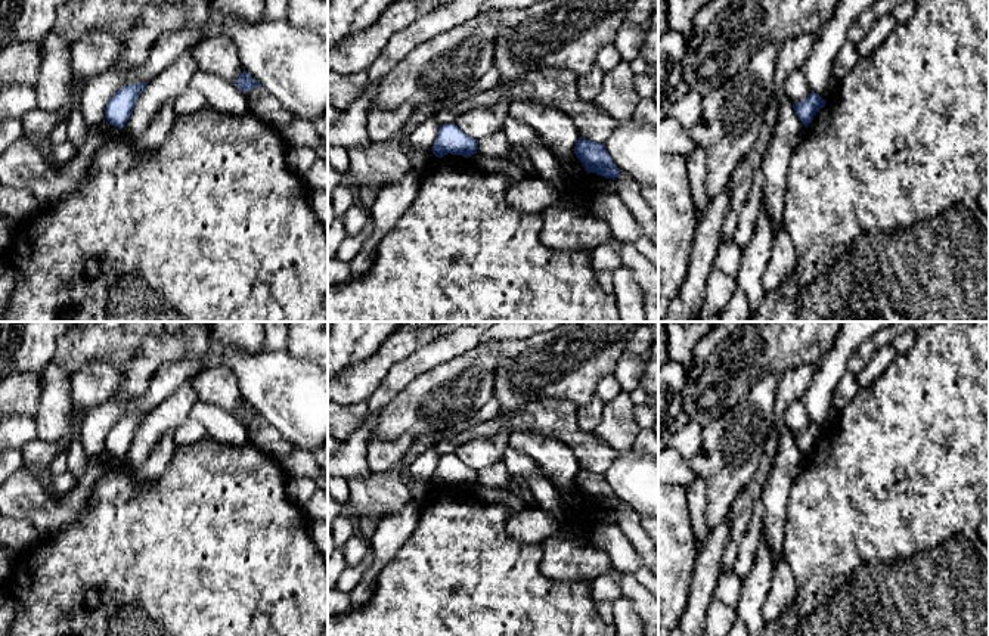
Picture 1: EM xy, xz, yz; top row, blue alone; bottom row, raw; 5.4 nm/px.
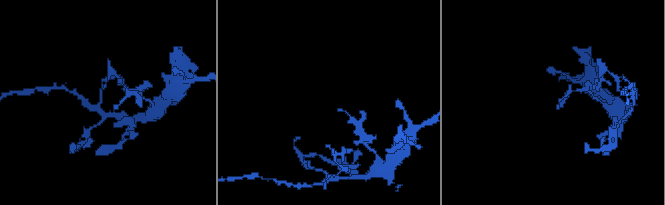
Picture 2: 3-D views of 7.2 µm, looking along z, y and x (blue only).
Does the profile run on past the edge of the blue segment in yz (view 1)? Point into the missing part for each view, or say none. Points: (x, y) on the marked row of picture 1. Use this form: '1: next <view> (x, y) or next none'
1: next none

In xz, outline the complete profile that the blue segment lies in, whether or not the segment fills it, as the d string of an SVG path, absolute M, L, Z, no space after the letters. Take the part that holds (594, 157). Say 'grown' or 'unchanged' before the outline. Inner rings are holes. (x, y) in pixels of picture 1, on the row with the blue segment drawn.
unchanged | M579 137L574 153L585 170L605 179L616 180L620 176L618 168L610 158L604 145Z

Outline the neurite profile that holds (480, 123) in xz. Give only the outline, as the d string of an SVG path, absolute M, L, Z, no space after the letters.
M502 99L493 106L477 108L458 115L455 124L478 142L497 131L503 131L511 108L512 105Z

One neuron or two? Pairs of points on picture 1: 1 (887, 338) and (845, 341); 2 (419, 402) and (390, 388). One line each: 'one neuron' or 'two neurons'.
1: two neurons
2: two neurons

